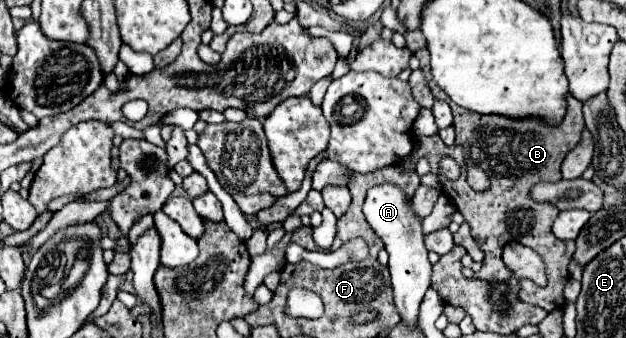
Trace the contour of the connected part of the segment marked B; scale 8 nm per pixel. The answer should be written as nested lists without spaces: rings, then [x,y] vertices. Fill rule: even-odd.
[[[426,48],[418,50],[414,56],[420,60],[420,66],[426,74],[426,80],[428,80],[428,86],[430,86],[434,98],[446,100],[452,108],[452,114],[454,114],[456,144],[452,148],[438,146],[438,150],[430,150],[428,160],[430,160],[432,170],[438,174],[438,180],[440,180],[446,196],[450,200],[454,200],[454,206],[470,224],[474,240],[478,242],[478,246],[486,254],[480,272],[476,272],[472,278],[506,280],[506,268],[502,262],[502,248],[508,242],[520,242],[520,244],[526,244],[528,248],[532,248],[544,260],[546,274],[548,274],[548,286],[542,288],[542,300],[532,300],[532,292],[518,294],[520,300],[540,306],[546,312],[562,308],[566,304],[562,290],[570,278],[568,264],[574,254],[574,242],[556,240],[556,236],[550,232],[556,216],[550,216],[550,206],[542,208],[542,204],[536,204],[528,196],[528,188],[532,188],[532,184],[540,182],[540,180],[548,180],[548,182],[560,180],[562,160],[566,158],[568,150],[572,150],[580,142],[580,136],[584,130],[582,104],[576,98],[568,96],[568,112],[566,112],[562,124],[556,128],[548,128],[540,120],[506,120],[506,116],[480,116],[480,114],[474,114],[470,110],[460,108],[458,104],[454,104],[446,96],[446,92],[442,92],[436,86],[436,82],[432,80],[432,74],[430,74],[430,52]],[[468,142],[470,142],[474,160],[486,172],[492,172],[492,188],[486,192],[474,192],[466,182],[466,162],[464,162],[462,154],[464,154],[464,144],[468,144]],[[442,156],[450,156],[460,164],[462,174],[458,180],[442,180],[442,174],[440,174],[440,158]]]

